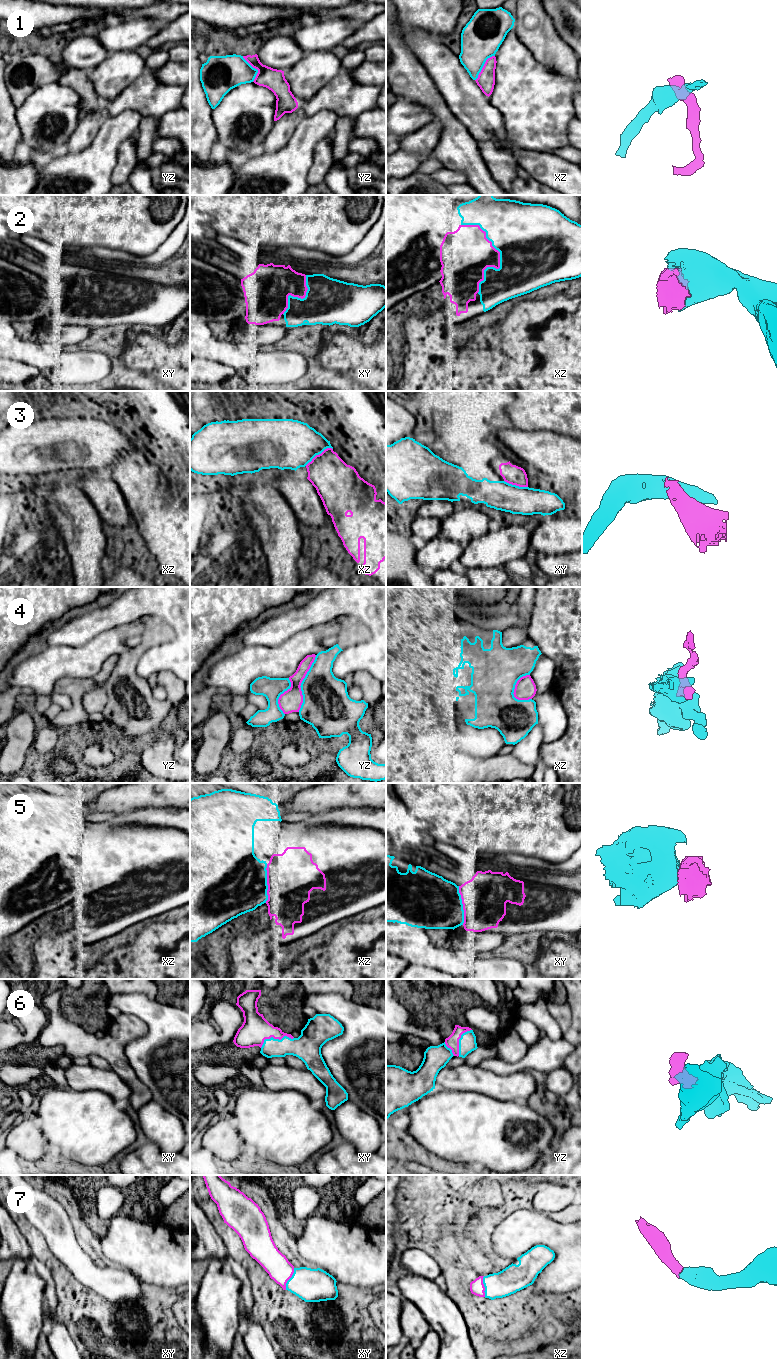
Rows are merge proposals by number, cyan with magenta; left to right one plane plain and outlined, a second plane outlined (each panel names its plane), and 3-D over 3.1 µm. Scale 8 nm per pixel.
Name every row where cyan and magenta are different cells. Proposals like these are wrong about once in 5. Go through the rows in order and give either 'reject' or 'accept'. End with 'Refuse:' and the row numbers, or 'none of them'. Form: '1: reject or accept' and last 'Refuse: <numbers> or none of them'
1: reject
2: accept
3: reject
4: accept
5: accept
6: accept
7: accept
Refuse: 1, 3

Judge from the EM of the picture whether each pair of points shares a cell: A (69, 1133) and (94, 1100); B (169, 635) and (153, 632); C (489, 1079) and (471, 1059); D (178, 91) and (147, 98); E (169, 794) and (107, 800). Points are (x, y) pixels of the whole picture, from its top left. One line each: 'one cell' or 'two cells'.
A: one cell
B: one cell
C: two cells
D: one cell
E: one cell

